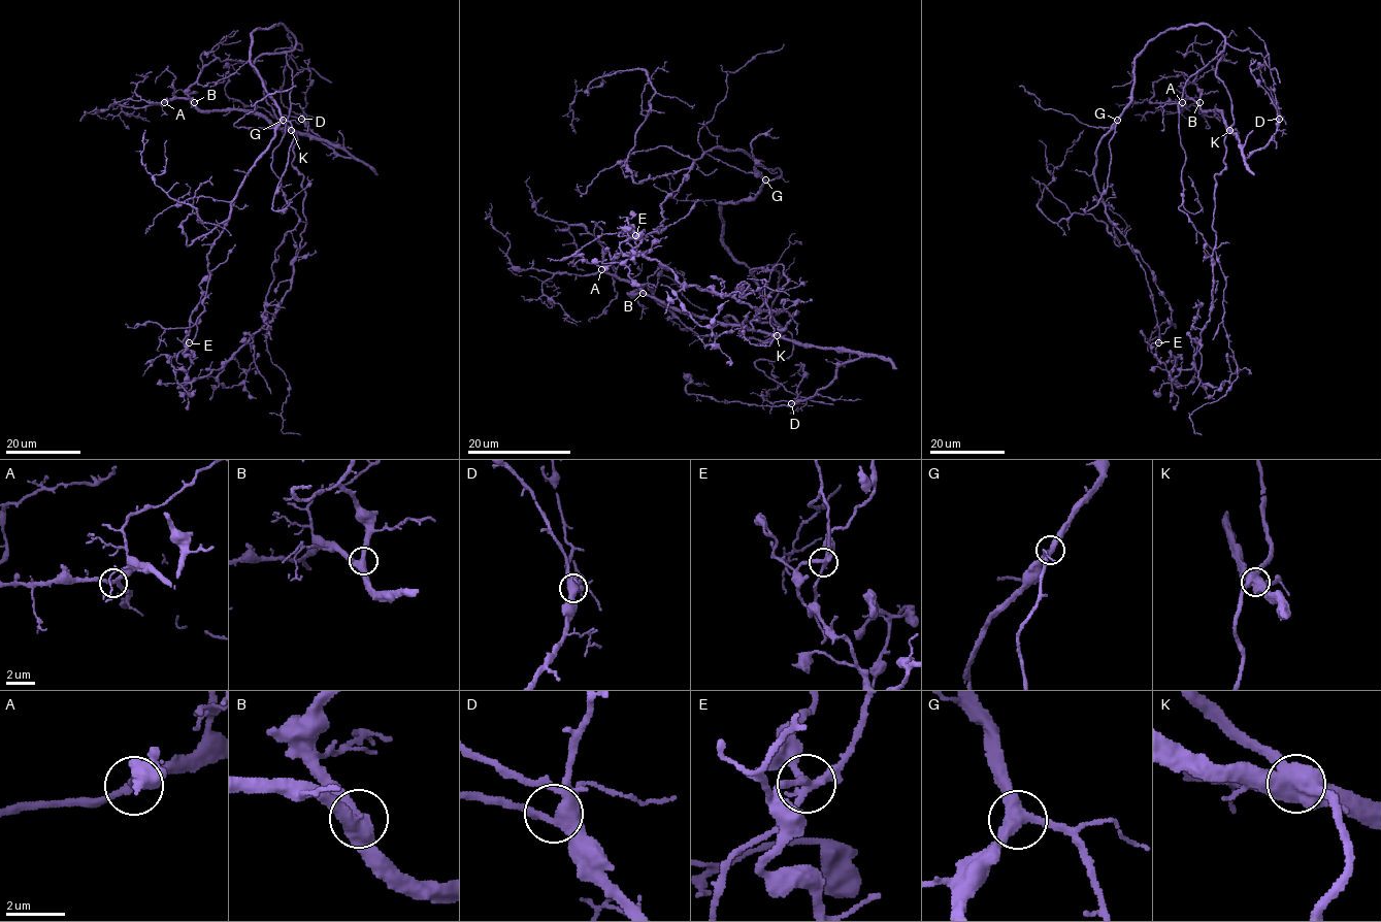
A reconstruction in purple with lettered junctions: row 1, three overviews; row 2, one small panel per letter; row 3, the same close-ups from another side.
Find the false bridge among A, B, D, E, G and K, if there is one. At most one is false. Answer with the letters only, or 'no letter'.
K

